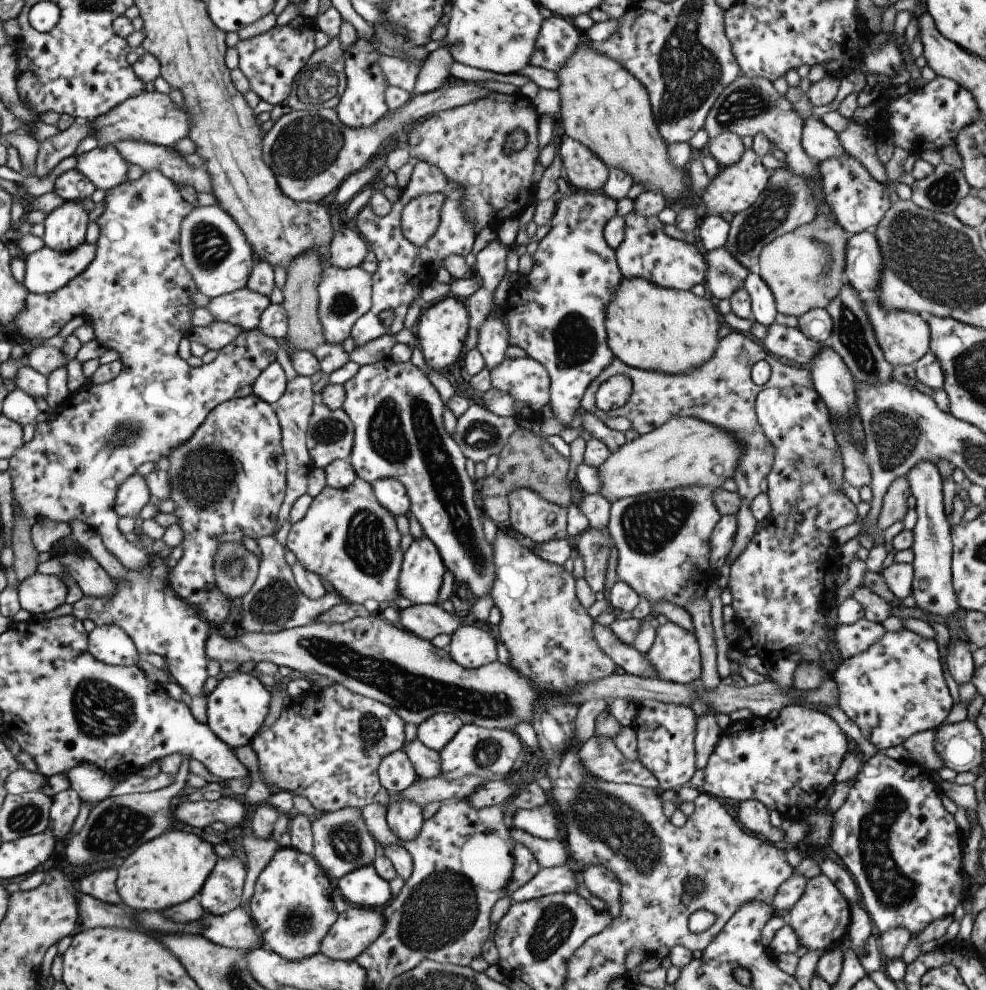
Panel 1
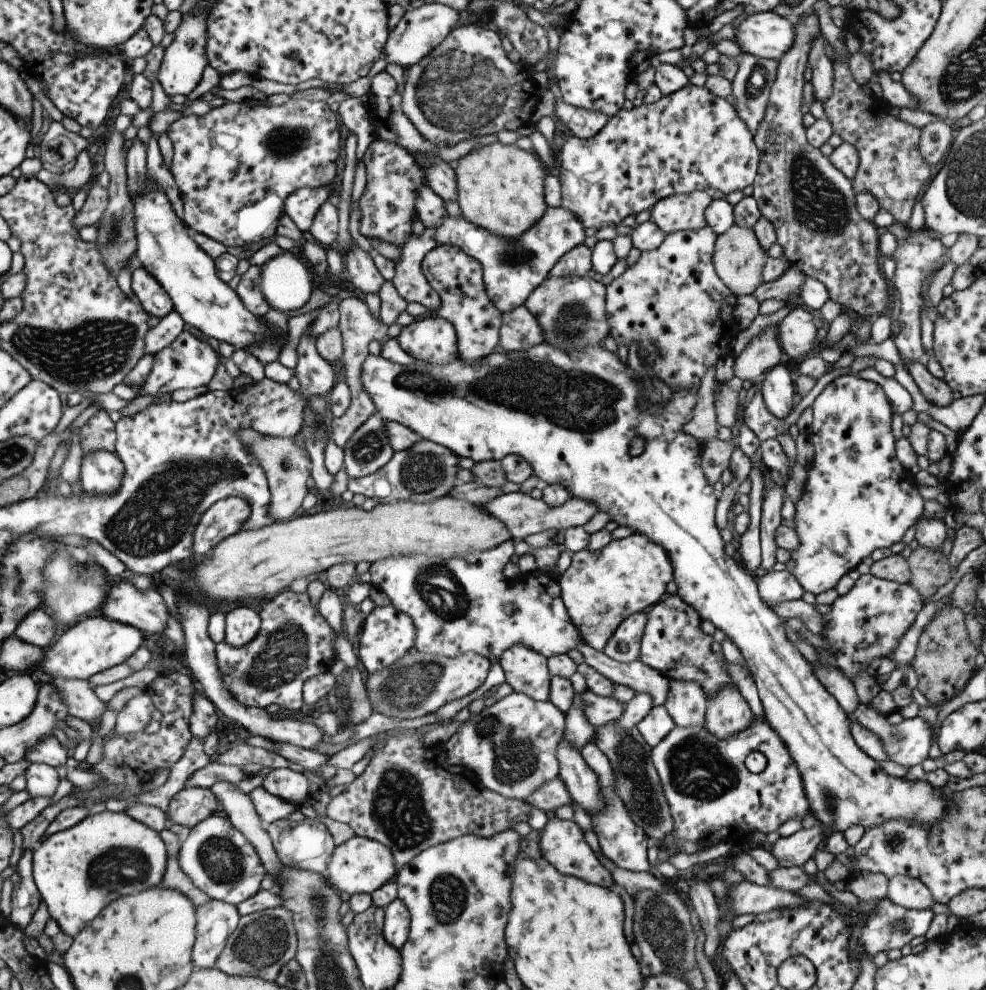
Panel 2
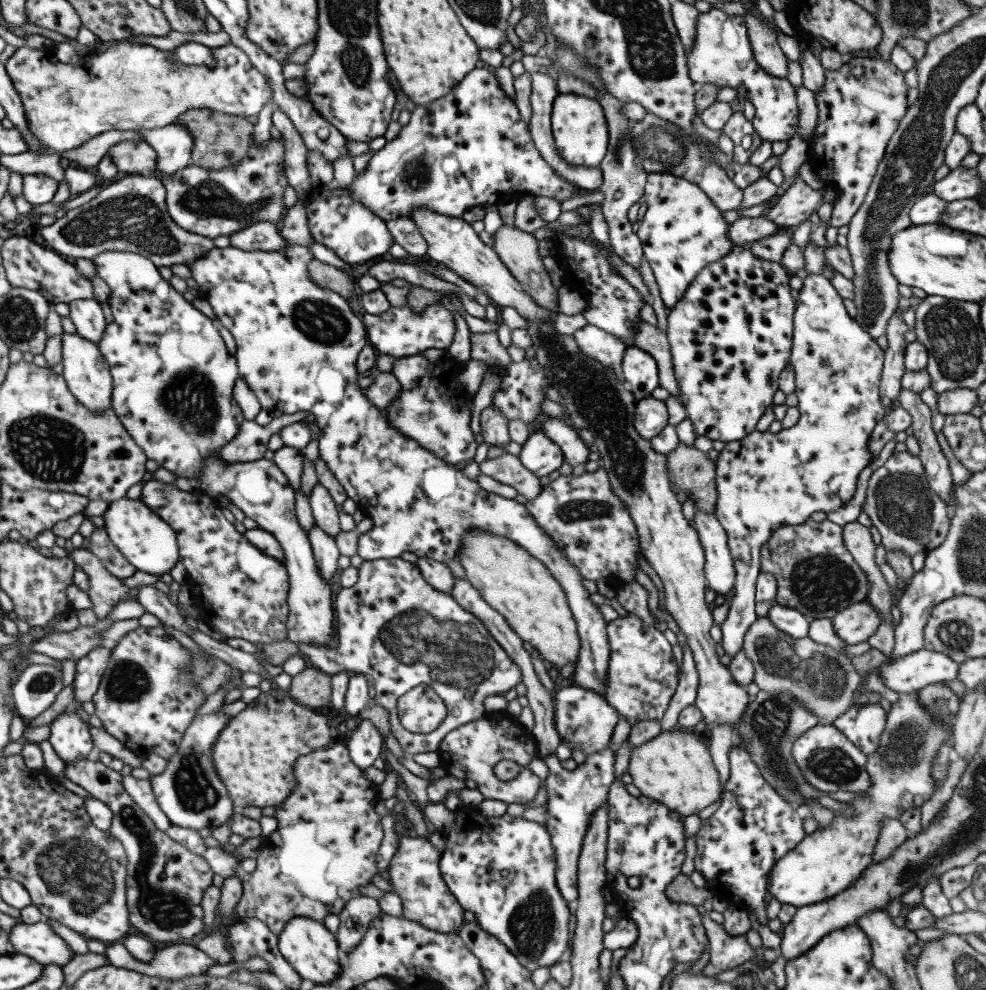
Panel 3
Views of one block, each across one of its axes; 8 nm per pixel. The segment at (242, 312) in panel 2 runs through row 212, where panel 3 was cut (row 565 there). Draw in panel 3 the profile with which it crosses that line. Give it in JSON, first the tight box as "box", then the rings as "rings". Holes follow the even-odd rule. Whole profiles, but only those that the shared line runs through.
{"box":[103,498,179,576],"rings":[[[119,498],[109,503],[109,509],[103,514],[104,528],[110,540],[137,570],[161,576],[168,574],[179,561],[179,546],[175,530],[150,510],[141,499]]]}

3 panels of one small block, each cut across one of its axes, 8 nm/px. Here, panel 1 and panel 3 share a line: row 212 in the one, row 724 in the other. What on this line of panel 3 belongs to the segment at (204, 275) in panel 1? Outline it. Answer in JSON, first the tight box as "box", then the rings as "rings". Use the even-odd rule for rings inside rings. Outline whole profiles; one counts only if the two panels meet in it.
{"box":[149,708,236,831],"rings":[[[221,708],[211,713],[195,715],[182,735],[178,754],[167,760],[166,770],[149,778],[158,806],[172,825],[197,831],[201,828],[213,830],[226,823],[235,813],[236,809],[226,785],[219,778],[218,771],[214,770],[211,753],[218,735],[226,728],[230,719]]]}

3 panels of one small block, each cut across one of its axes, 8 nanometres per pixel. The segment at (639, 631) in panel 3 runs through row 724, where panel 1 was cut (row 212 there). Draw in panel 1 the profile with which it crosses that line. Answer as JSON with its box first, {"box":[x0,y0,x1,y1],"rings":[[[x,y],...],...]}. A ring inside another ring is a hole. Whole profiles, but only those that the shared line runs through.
{"box":[615,211,707,291],"rings":[[[634,211],[624,216],[625,237],[615,250],[618,266],[624,279],[646,279],[667,289],[690,291],[695,284],[704,283],[707,264],[704,251],[698,244],[673,239],[662,229],[663,224],[657,216],[638,216]]]}

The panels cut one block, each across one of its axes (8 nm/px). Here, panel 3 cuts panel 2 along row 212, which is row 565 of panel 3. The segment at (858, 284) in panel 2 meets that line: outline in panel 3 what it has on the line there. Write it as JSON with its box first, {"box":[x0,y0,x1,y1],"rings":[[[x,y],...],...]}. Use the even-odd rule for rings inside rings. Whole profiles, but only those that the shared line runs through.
{"box":[761,518,869,622],"rings":[[[808,518],[802,524],[798,525],[786,525],[781,526],[778,530],[774,530],[770,535],[770,538],[764,542],[761,546],[761,570],[766,571],[767,573],[773,574],[777,580],[777,595],[775,596],[775,603],[778,603],[780,606],[792,607],[794,610],[798,610],[809,622],[812,620],[826,618],[832,619],[836,617],[836,614],[845,610],[849,606],[856,604],[857,602],[865,601],[869,591],[869,582],[867,574],[858,566],[858,563],[854,560],[850,551],[846,548],[846,545],[843,541],[843,526],[840,526],[829,519],[825,519],[821,522],[813,521]]]}

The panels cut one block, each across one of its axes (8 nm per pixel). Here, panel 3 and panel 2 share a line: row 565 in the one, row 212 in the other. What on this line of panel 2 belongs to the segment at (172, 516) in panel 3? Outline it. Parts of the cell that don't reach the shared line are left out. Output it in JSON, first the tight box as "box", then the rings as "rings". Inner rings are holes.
{"box":[168,99,340,248],"rings":[[[247,99],[240,102],[228,101],[222,106],[215,107],[204,116],[194,114],[182,115],[179,120],[170,124],[168,138],[173,144],[172,164],[170,169],[172,176],[178,186],[182,202],[184,202],[184,223],[190,231],[200,232],[220,244],[232,248],[232,246],[243,246],[253,244],[276,235],[276,227],[280,216],[284,214],[284,203],[296,189],[300,187],[328,187],[336,178],[336,161],[340,152],[340,123],[334,111],[328,103],[322,101],[308,101],[306,99],[290,99],[282,105],[272,106],[267,102],[255,102]]]}

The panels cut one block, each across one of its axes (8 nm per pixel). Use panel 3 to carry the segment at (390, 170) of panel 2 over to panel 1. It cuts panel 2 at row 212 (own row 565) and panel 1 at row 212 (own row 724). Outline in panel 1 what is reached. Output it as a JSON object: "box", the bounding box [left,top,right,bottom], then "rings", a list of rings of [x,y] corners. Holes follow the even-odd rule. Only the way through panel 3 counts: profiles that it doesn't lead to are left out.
{"box":[351,161,478,347],"rings":[[[419,161],[413,169],[408,184],[401,189],[398,201],[392,205],[388,215],[379,217],[370,212],[367,207],[356,215],[356,226],[362,238],[367,242],[369,250],[373,250],[378,259],[378,270],[372,274],[372,298],[370,310],[358,318],[351,328],[351,336],[356,341],[356,347],[366,344],[383,334],[396,335],[404,327],[404,318],[410,303],[414,298],[421,298],[422,289],[435,280],[436,272],[440,270],[444,259],[450,254],[468,255],[477,236],[478,227],[472,225],[463,212],[463,189],[450,182],[438,166]],[[444,193],[447,197],[439,214],[439,224],[428,246],[416,247],[403,235],[401,214],[403,208],[420,195]],[[392,309],[396,317],[391,326],[384,327],[380,320],[380,312]]]}

